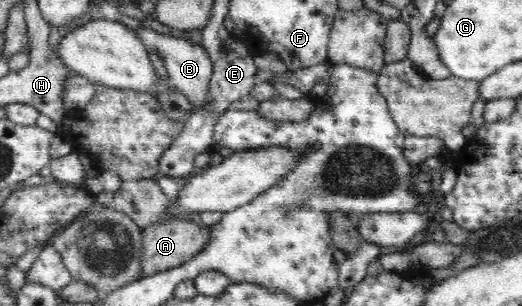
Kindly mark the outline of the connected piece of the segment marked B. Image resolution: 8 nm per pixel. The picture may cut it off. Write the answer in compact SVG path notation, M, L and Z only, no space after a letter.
M150 28L133 30L145 44L147 50L155 50L163 56L169 80L187 99L195 105L195 109L204 109L209 103L209 81L213 73L210 55L202 46L191 44L183 38L175 38L166 34L159 34Z

